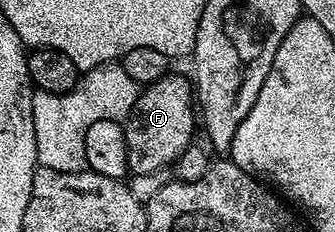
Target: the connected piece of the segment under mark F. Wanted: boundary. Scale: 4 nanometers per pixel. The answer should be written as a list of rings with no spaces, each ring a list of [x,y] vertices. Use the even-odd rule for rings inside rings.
[[[171,71],[145,86],[124,121],[129,172],[146,177],[180,160],[194,137],[194,125],[196,129],[196,94],[189,76],[181,77],[177,71]]]

